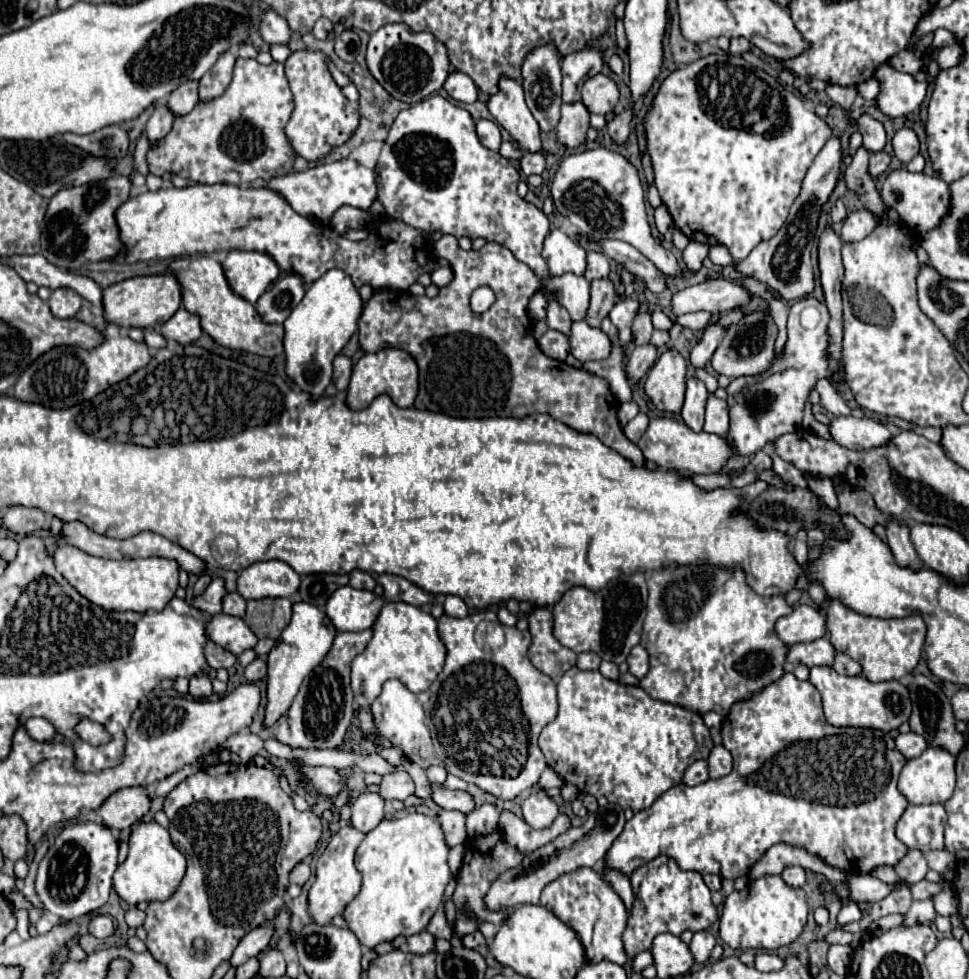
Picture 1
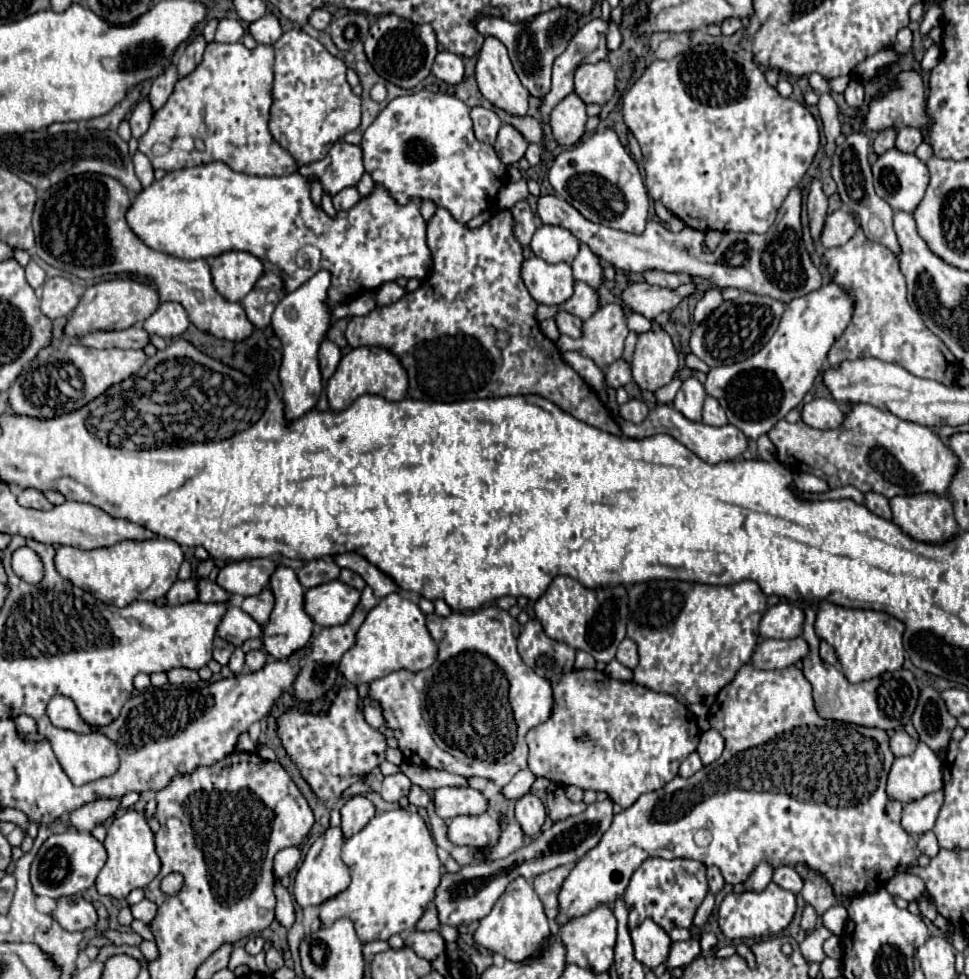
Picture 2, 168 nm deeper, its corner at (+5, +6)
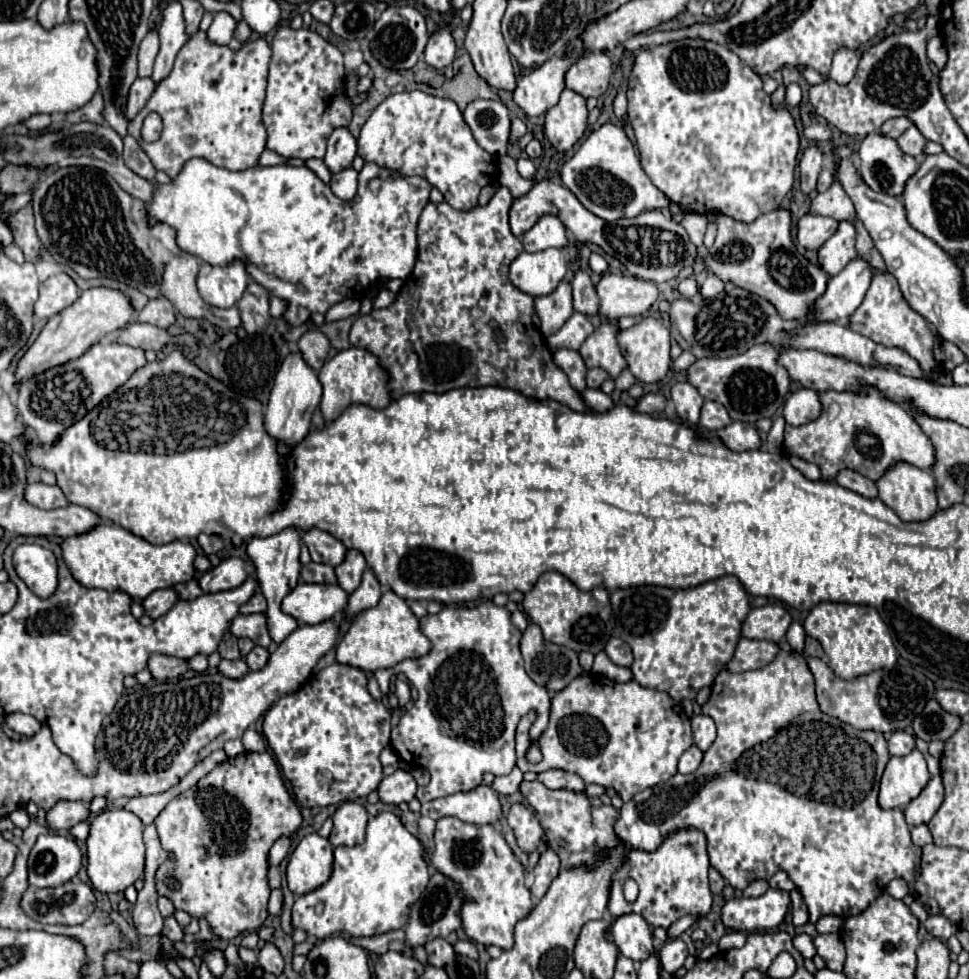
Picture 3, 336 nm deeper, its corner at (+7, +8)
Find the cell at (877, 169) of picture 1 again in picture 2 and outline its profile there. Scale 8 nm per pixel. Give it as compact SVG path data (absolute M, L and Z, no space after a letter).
M886 128L876 136L876 140L872 144L872 150L876 154L884 154L886 150L894 148L894 142L896 142L896 128Z

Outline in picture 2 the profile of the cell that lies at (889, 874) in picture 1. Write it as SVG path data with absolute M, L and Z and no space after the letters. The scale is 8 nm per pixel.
M906 872L906 874L898 874L894 876L886 886L884 886L892 896L900 896L908 902L916 900L918 896L926 894L926 886L924 882L920 880L920 877Z

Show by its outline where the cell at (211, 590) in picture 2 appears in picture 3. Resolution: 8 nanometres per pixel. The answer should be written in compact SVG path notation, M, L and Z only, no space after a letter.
M192 578L192 580L188 580L188 582L176 584L174 590L178 592L178 596L180 596L182 600L196 600L198 596L204 594L204 590L202 590L200 584L198 584L198 578Z

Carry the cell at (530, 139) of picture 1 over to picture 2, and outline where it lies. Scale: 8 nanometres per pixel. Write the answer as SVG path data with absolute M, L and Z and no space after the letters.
M486 36L484 44L478 52L476 80L478 80L478 88L480 88L482 96L486 100L490 100L494 106L506 110L508 114L516 114L516 116L524 116L528 112L528 90L522 86L520 78L516 76L516 72L512 68L512 62L508 58L506 46L494 36Z

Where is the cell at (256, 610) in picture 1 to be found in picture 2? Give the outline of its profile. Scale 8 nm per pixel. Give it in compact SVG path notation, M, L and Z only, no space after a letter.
M264 588L260 594L244 598L244 602L242 602L240 608L246 614L250 614L260 626L264 626L268 622L268 616L270 616L272 608L274 608L274 594L268 588Z

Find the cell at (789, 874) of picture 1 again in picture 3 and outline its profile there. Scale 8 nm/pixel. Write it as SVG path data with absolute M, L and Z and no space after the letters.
M776 872L770 880L768 880L768 884L772 886L772 888L780 888L780 890L786 890L786 892L790 892L790 890L794 890L796 888L796 884L790 880L790 876L786 874L786 872Z

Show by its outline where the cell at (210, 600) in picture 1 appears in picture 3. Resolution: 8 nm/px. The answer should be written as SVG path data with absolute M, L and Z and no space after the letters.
M162 588L158 592L152 592L144 600L144 610L148 616L158 618L158 616L166 614L176 602L178 602L178 592L174 588Z

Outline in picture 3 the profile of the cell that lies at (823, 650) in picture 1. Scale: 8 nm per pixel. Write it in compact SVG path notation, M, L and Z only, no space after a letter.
M742 638L738 642L736 654L726 666L730 672L746 672L746 670L758 670L770 664L780 652L780 646L770 640L750 640Z

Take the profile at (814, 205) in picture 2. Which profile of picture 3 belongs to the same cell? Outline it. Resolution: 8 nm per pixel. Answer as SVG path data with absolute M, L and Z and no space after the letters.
M816 146L806 148L800 158L800 190L804 196L810 196L816 190L820 170L822 170L822 152Z

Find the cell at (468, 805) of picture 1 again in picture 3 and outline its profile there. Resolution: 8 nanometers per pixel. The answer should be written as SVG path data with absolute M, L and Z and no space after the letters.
M484 784L468 792L456 792L444 798L424 802L420 812L422 816L428 816L432 820L454 816L470 824L494 824L502 814L496 792Z

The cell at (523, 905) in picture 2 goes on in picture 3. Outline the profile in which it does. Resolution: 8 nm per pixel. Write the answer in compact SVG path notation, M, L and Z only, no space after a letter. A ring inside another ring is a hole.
M440 818L436 824L436 832L434 832L434 844L436 844L436 848L434 848L432 864L442 874L450 876L452 880L458 880L462 894L474 898L474 902L466 904L460 912L462 926L464 926L464 932L468 934L468 938L478 944L484 944L484 946L494 944L502 950L510 950L514 946L514 926L516 926L516 922L524 920L532 912L534 902L532 902L530 890L524 886L524 868L512 854L510 846L506 846L504 836L498 830L494 830L492 824L478 826L478 824L466 824L458 818ZM496 846L502 846L502 854L496 850Z

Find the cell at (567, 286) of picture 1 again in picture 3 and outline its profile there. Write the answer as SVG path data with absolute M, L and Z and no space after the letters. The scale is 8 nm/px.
M548 248L536 254L522 252L510 266L510 282L530 296L548 296L568 272L566 252Z

